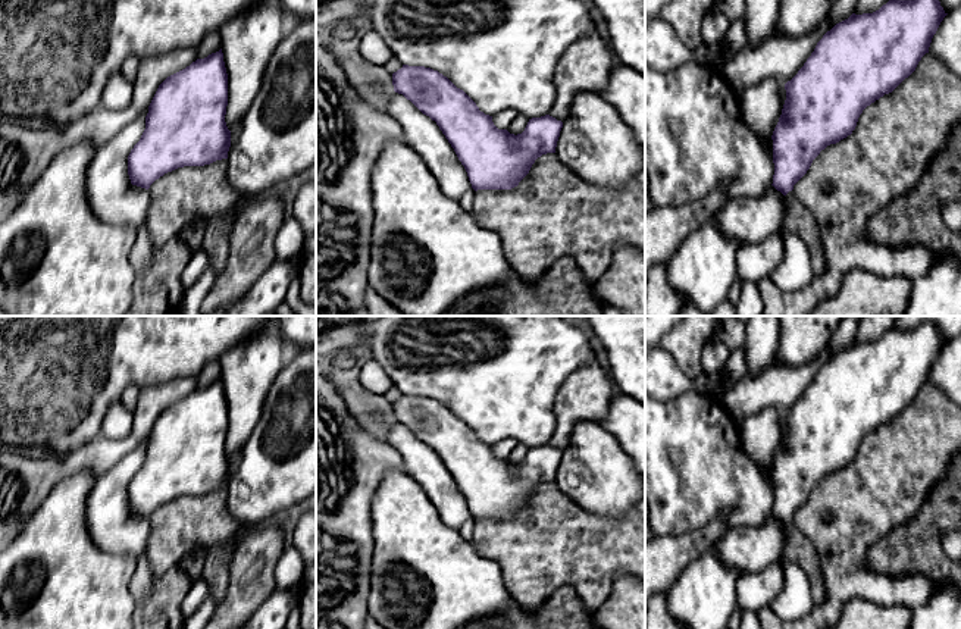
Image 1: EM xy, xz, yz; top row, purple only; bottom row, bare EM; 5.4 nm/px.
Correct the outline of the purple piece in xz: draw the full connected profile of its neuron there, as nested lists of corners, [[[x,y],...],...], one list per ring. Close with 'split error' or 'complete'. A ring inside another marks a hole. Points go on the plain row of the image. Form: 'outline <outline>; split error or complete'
outline [[[403,394],[392,403],[394,420],[410,429],[423,444],[436,451],[458,489],[464,495],[472,517],[511,519],[529,503],[538,486],[555,482],[563,451],[545,444],[529,448],[522,463],[498,459],[492,445],[479,439],[476,432],[447,406],[425,395]]]; complete

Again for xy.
outline [[[222,378],[168,406],[145,445],[145,459],[128,485],[132,514],[148,519],[168,501],[228,488],[225,444],[228,403]]]; complete

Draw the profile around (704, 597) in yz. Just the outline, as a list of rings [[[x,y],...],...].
[[[717,545],[710,547],[667,591],[670,616],[685,629],[727,629],[733,610],[739,607],[739,578],[736,569],[721,563]]]

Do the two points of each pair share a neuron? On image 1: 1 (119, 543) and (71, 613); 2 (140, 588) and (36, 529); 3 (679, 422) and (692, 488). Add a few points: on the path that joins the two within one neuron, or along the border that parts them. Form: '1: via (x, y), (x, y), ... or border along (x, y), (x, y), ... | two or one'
1: border along (87, 531), (102, 550), (128, 554), (135, 560) | two
2: border along (137, 560), (130, 582), (130, 594), (135, 603) | two
3: via (679, 438), (679, 453), (688, 462), (688, 472) | one

